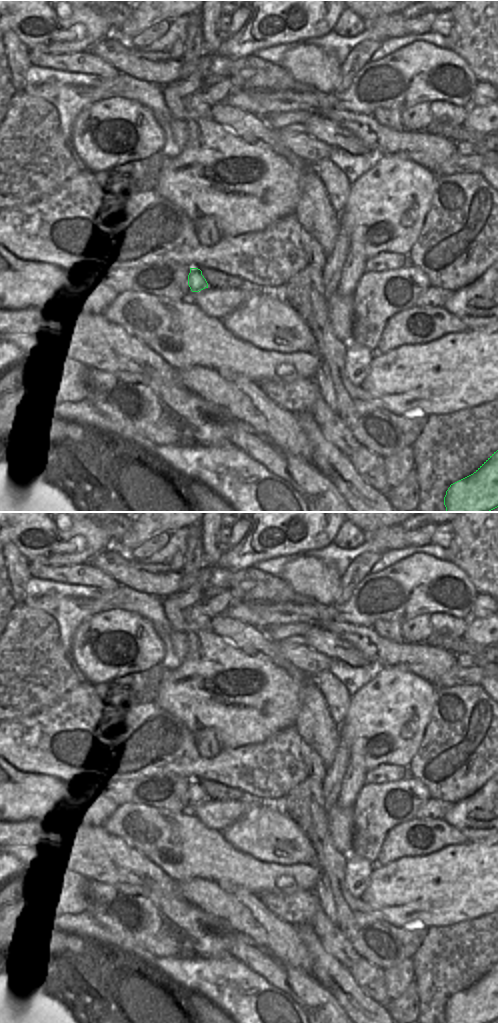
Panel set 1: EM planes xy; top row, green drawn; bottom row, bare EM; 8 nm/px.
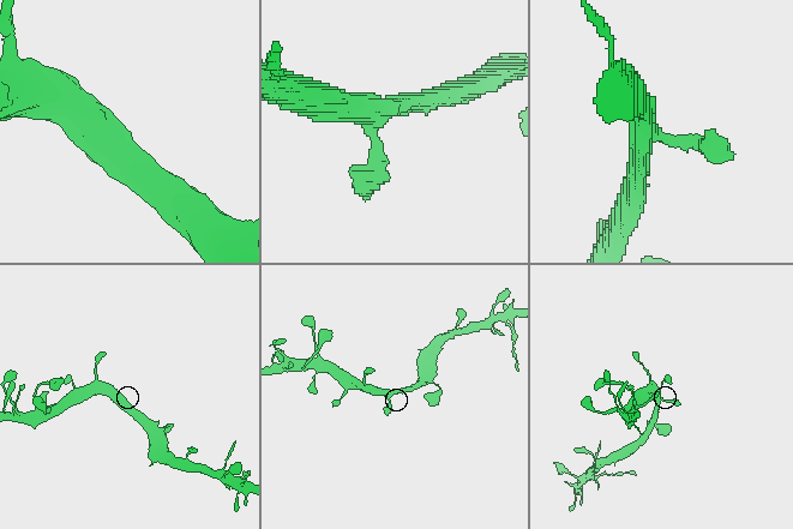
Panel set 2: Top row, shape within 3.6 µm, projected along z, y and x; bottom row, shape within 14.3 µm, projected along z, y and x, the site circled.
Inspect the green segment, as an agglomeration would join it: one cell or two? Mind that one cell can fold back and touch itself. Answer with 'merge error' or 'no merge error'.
no merge error

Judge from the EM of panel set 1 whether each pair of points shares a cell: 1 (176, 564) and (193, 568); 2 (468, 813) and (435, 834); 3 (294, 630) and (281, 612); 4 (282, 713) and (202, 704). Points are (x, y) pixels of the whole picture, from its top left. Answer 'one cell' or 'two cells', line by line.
1: two cells
2: two cells
3: two cells
4: one cell

